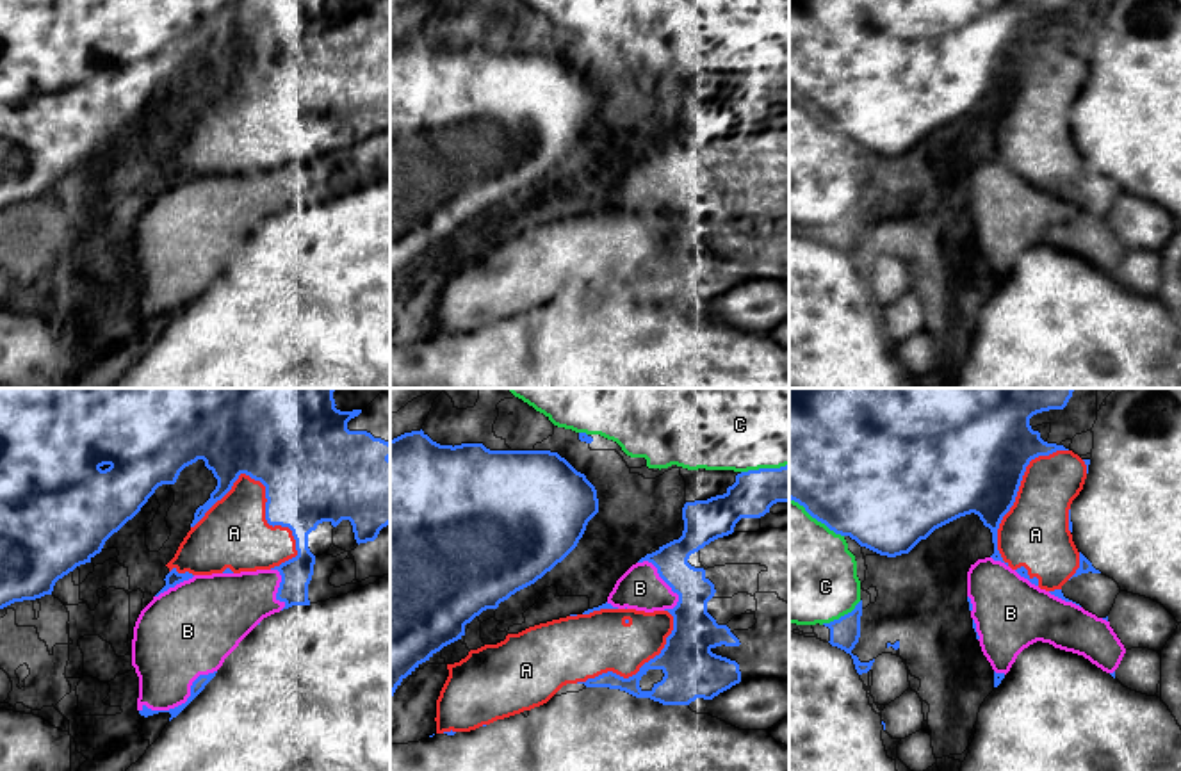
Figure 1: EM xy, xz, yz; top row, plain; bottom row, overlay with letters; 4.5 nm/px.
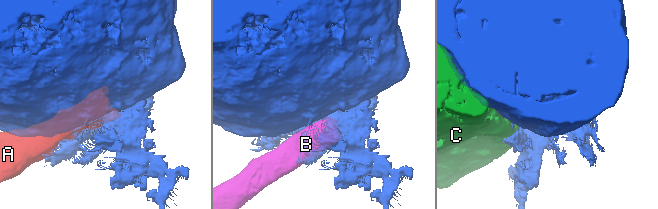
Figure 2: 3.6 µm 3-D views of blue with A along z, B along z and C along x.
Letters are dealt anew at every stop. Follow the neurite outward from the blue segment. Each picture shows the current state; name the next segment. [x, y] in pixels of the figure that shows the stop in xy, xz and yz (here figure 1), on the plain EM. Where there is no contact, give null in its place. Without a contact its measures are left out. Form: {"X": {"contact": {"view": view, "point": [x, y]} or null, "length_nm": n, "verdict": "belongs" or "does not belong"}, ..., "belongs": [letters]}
{"A": {"contact": {"view": "xy", "point": [266, 91]}, "length_nm": 500, "verdict": "does not belong"}, "B": {"contact": {"view": "xy", "point": [182, 305]}, "length_nm": 400, "verdict": "does not belong"}, "C": {"contact": {"view": "yz", "point": [841, 218]}, "length_nm": 220, "verdict": "does not belong"}, "belongs": []}

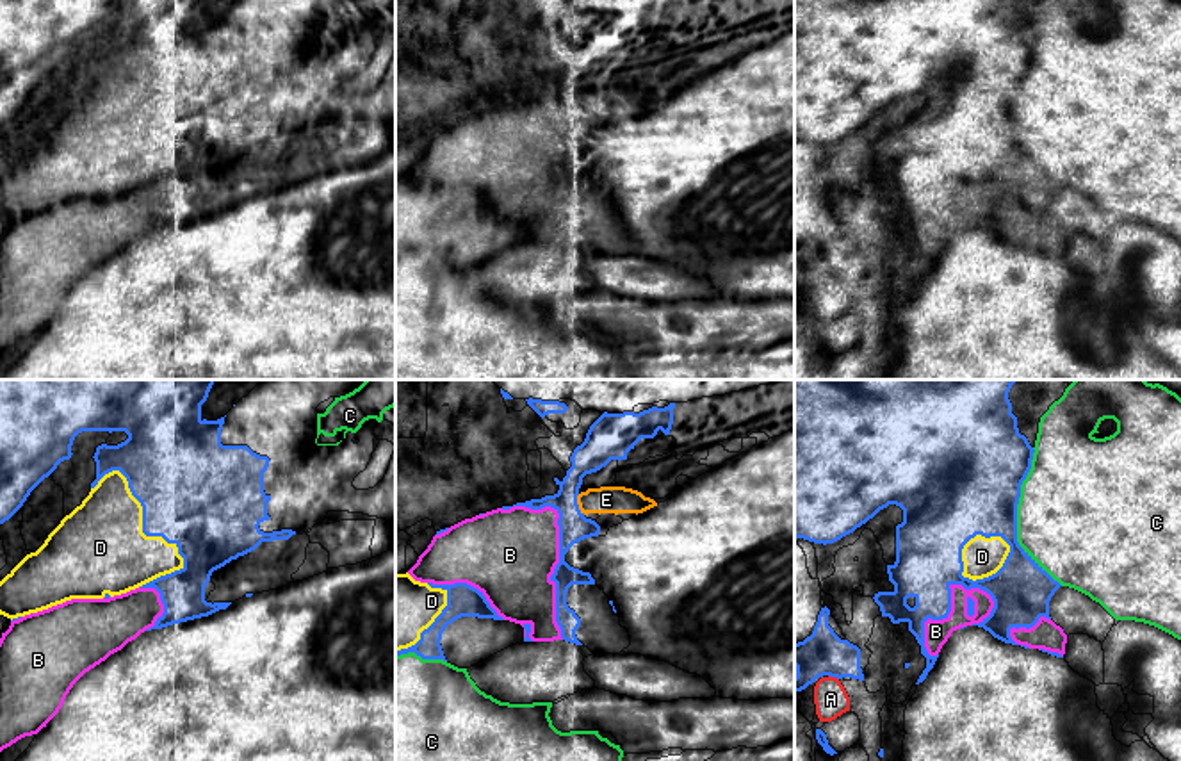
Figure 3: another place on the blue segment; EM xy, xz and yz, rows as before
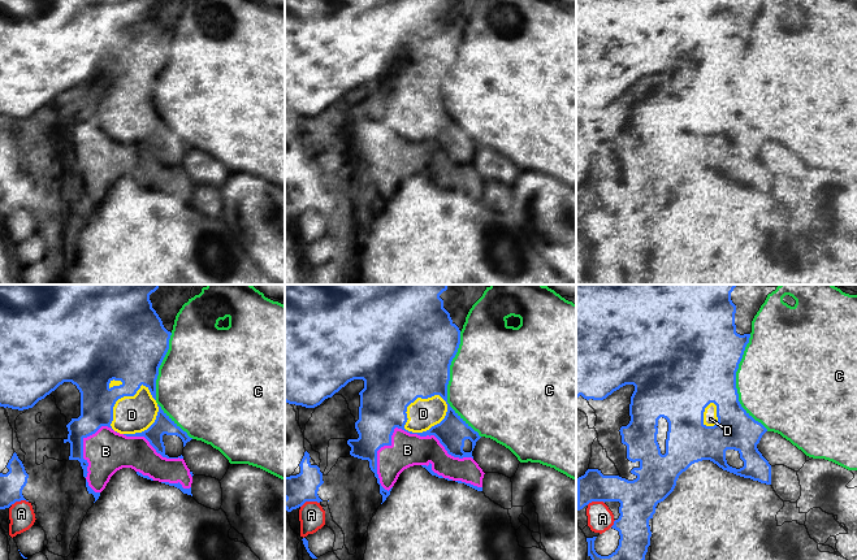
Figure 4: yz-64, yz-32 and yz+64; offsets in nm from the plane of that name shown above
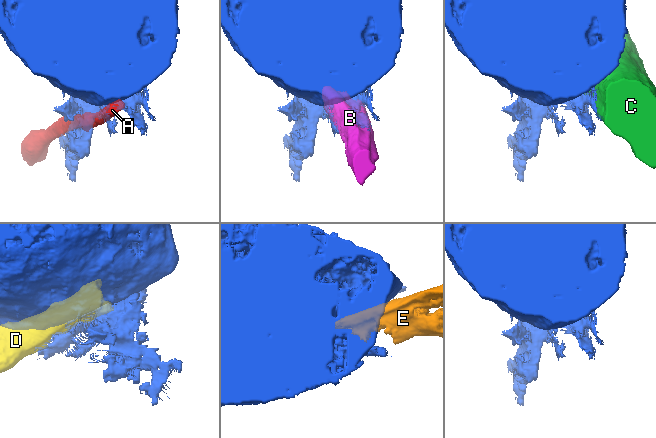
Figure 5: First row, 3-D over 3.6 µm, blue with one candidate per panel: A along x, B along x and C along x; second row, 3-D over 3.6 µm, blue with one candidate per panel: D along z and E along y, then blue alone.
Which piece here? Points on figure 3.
{"A": {"contact": {"view": "yz", "point": [834, 277]}, "length_nm": 50, "verdict": "does not belong"}, "B": {"contact": {"view": "xz", "point": [560, 148]}, "length_nm": 650, "verdict": "does not belong"}, "C": {"contact": {"view": "yz", "point": [1016, 118]}, "length_nm": 650, "verdict": "does not belong"}, "D": {"contact": {"view": "xy", "point": [143, 123]}, "length_nm": 550, "verdict": "does not belong"}, "E": {"contact": {"view": "xz", "point": [578, 106]}, "length_nm": 100, "verdict": "does not belong"}, "belongs": []}

